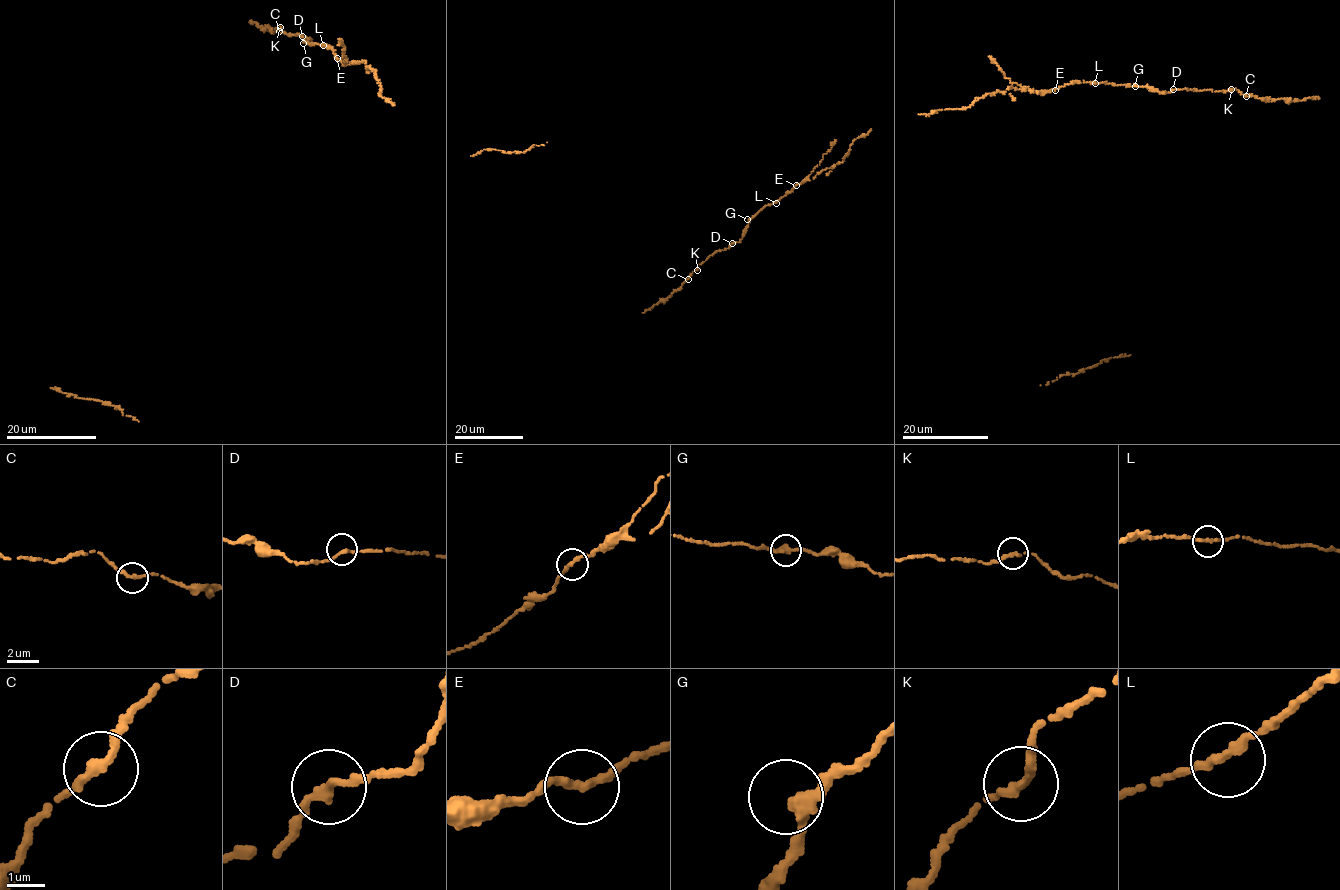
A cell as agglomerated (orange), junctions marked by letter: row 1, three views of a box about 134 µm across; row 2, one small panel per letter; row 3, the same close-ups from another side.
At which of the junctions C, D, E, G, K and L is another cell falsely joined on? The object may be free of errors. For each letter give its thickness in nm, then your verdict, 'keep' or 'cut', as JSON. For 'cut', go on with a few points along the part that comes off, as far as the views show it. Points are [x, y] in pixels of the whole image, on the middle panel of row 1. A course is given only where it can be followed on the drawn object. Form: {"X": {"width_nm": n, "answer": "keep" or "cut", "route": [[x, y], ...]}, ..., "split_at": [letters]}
{"C": {"width_nm": 240, "answer": "keep"}, "D": {"width_nm": 240, "answer": "keep"}, "E": {"width_nm": 240, "answer": "keep"}, "G": {"width_nm": 320, "answer": "keep"}, "K": {"width_nm": 240, "answer": "keep"}, "L": {"width_nm": 240, "answer": "keep"}, "split_at": []}

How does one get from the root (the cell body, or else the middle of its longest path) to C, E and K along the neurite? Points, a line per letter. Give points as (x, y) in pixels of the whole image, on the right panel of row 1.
C: (1135, 86), (1163, 93), (1186, 89), (1225, 92), (1235, 89), (1246, 96)
E: (1135, 86), (1085, 82), (1055, 90)
K: (1135, 86), (1163, 93), (1186, 89), (1225, 92), (1231, 89)

